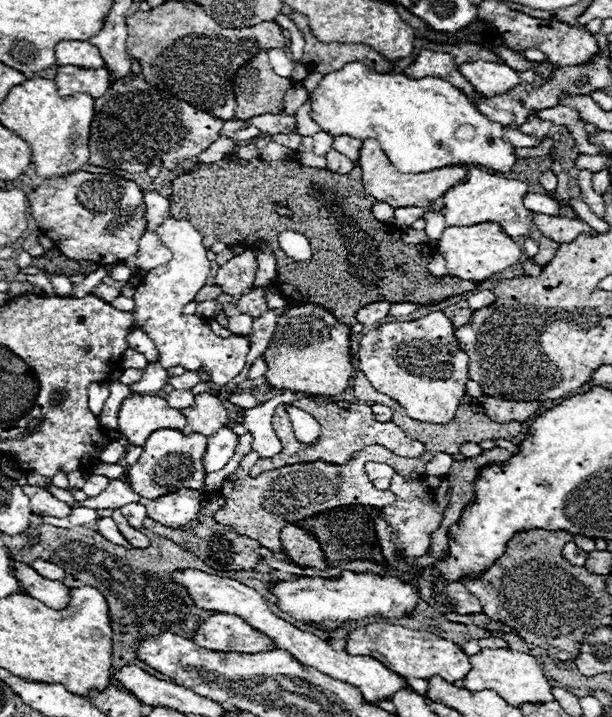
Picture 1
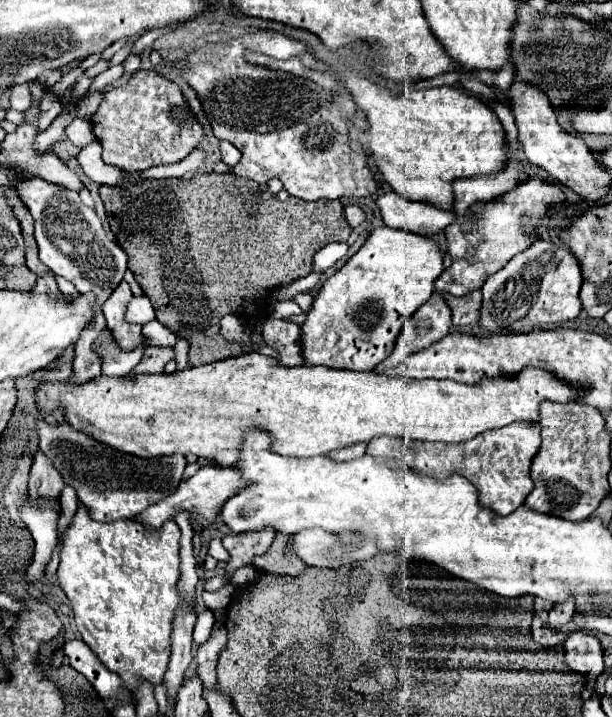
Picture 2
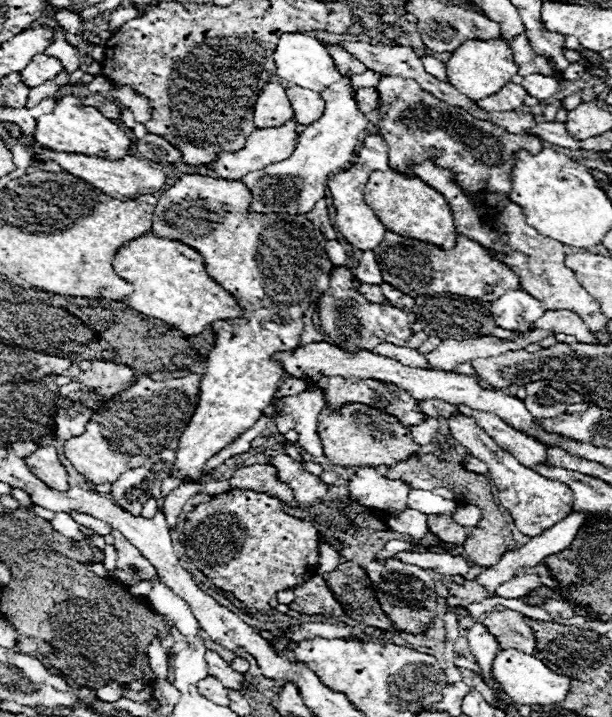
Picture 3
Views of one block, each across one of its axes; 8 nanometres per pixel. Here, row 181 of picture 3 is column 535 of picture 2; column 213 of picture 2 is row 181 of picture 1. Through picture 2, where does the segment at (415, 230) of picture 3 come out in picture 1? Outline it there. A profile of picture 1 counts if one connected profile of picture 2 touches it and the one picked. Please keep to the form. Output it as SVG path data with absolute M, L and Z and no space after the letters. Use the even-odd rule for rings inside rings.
M372 138L364 140L360 148L360 160L358 166L362 168L362 180L364 180L364 190L374 196L378 202L388 202L392 208L402 208L402 206L428 206L434 200L438 200L446 190L452 186L460 184L466 178L468 166L466 164L454 164L454 166L444 166L438 170L430 172L420 172L420 174L402 174L398 172L392 162L386 158L382 152L380 144Z

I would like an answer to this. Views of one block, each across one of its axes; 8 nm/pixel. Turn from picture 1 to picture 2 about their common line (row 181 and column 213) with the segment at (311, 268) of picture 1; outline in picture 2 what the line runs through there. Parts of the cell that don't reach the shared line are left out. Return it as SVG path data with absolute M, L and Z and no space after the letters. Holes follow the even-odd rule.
M196 174L196 178L188 180L144 180L128 188L100 186L110 228L128 254L128 268L134 272L144 294L152 300L158 320L176 336L190 340L190 366L202 366L240 354L240 344L230 344L222 338L220 318L238 314L248 322L262 320L268 314L268 302L256 298L258 290L276 290L296 278L308 276L312 272L314 254L330 242L346 242L352 232L342 218L344 206L340 200L306 202L294 196L286 202L266 200L258 206L256 216L248 216L244 202L250 202L256 192L254 182L234 174Z

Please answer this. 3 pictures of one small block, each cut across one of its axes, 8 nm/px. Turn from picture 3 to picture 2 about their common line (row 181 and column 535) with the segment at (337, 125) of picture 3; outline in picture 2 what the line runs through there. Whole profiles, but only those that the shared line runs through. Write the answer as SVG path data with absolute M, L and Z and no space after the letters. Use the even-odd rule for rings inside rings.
M540 238L484 282L478 324L484 334L514 334L530 332L534 328L558 328L562 322L568 322L580 314L580 286L582 274L578 260L560 240Z

